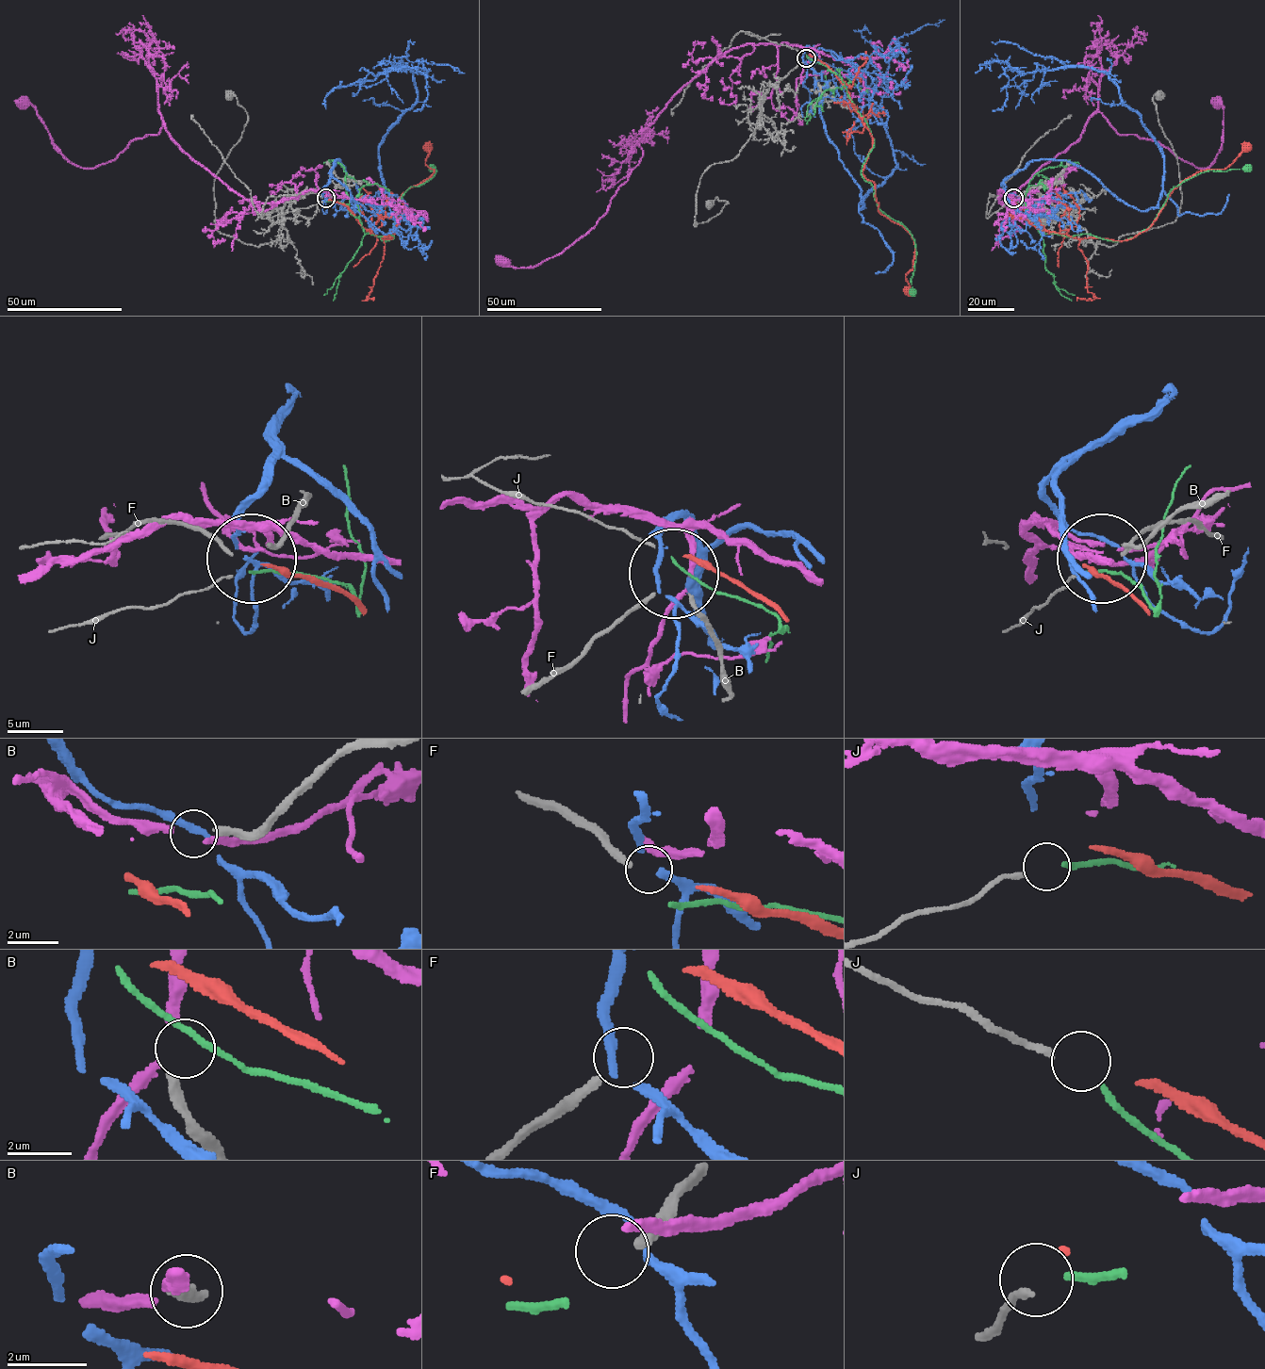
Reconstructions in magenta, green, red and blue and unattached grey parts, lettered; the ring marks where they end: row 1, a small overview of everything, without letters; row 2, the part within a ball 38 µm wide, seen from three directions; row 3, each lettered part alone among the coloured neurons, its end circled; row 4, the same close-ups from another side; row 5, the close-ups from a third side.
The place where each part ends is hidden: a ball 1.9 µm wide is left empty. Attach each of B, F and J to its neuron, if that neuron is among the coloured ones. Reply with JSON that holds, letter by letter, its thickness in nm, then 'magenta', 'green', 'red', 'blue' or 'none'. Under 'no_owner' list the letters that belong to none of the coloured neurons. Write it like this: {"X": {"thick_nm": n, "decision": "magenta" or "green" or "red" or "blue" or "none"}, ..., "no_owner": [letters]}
{"B": {"thick_nm": 280, "decision": "magenta"}, "F": {"thick_nm": 280, "decision": "none"}, "J": {"thick_nm": 200, "decision": "green"}, "no_owner": ["F"]}

